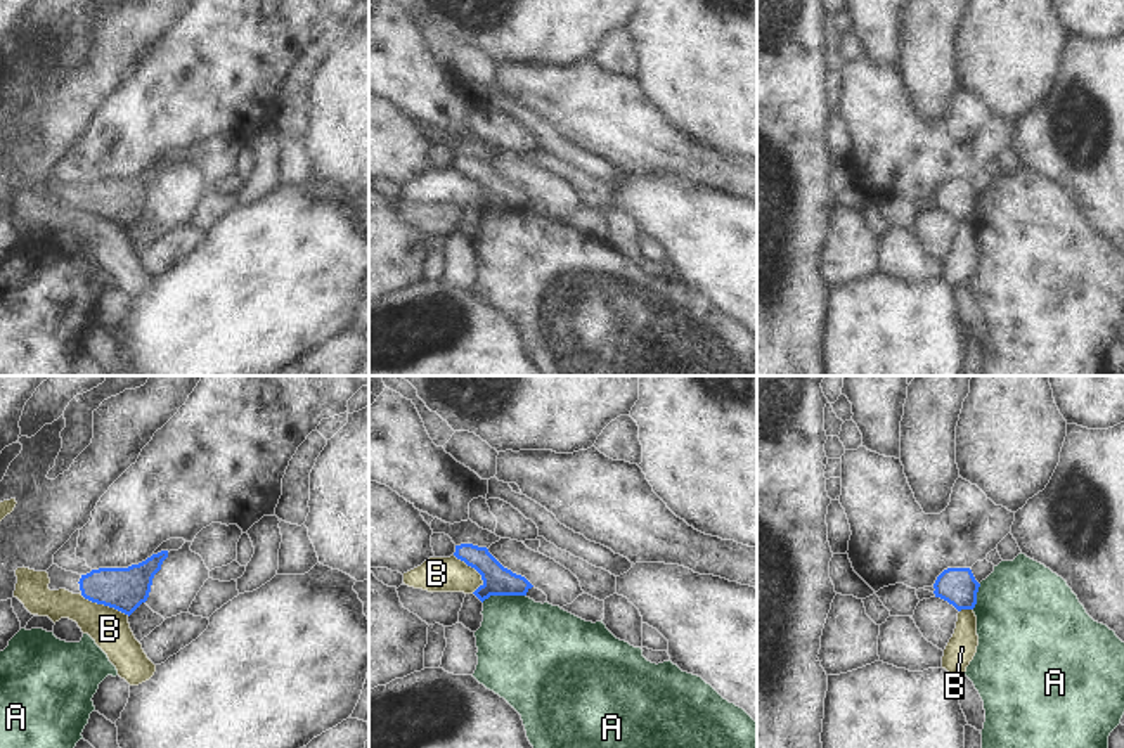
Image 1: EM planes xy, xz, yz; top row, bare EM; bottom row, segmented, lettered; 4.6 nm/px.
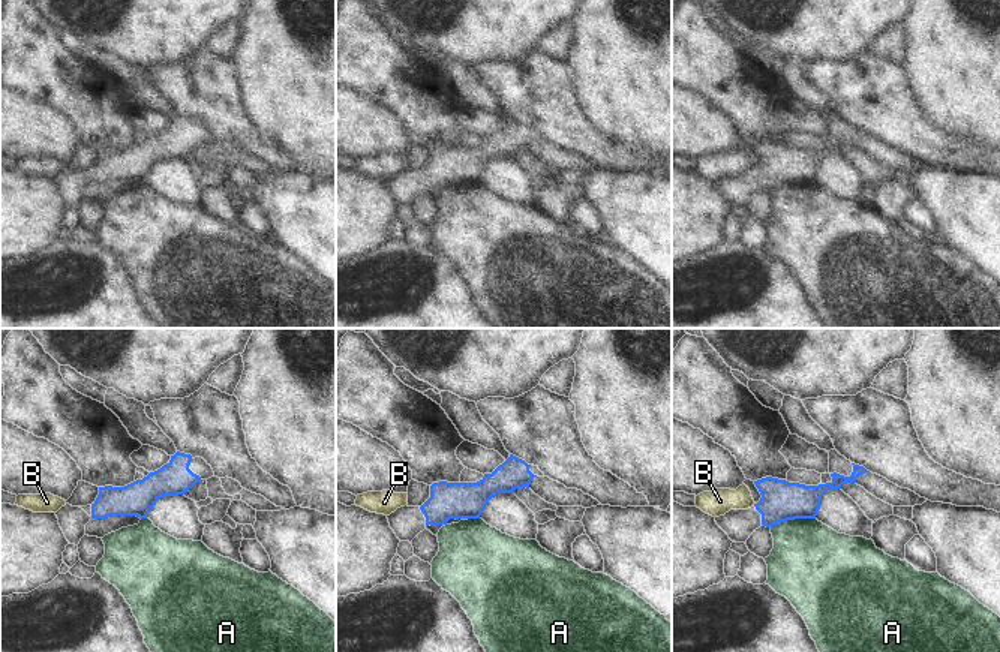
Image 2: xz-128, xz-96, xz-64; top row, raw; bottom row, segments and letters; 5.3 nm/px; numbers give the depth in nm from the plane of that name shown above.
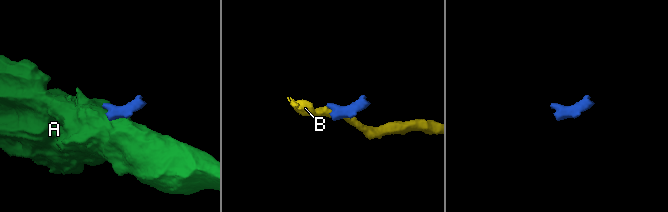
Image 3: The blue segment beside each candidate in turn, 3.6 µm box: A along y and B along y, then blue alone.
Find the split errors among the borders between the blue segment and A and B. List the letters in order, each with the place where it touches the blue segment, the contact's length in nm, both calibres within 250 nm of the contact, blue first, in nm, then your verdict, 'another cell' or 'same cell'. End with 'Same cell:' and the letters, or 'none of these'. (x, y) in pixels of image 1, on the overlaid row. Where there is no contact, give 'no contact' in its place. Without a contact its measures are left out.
A: xz (503, 594) | 220 nm | 140/420 nm | another cell
B: xy (104, 605) | 260 nm | 200/180 nm | another cell
Same cell: none of these

